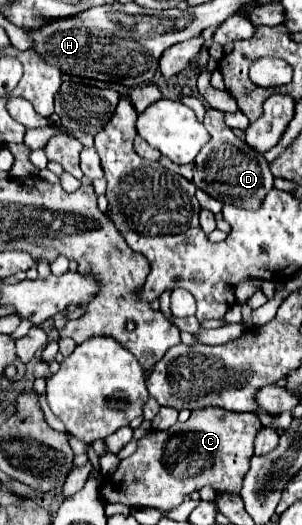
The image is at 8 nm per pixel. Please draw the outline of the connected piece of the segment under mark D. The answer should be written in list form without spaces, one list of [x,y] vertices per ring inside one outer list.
[[[208,109],[204,115],[204,125],[208,125],[208,133],[212,135],[212,139],[198,153],[198,157],[192,163],[176,165],[170,159],[160,157],[160,165],[186,177],[198,189],[204,189],[210,197],[214,197],[222,203],[238,205],[244,209],[258,209],[262,205],[264,197],[268,195],[268,191],[272,189],[272,181],[274,181],[274,175],[270,173],[266,159],[260,153],[256,153],[254,149],[246,147],[246,143],[234,135],[234,131],[224,123],[222,111]]]

